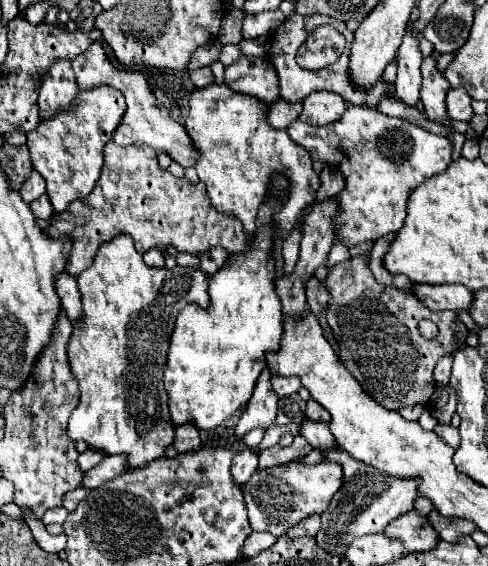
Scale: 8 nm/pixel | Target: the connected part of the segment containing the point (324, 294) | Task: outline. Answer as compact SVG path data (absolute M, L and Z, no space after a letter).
M312 277L308 283L306 283L306 297L308 297L308 305L310 305L310 311L316 315L320 311L326 309L326 303L330 299L328 291L326 291L326 285L322 281L318 281L316 277Z

